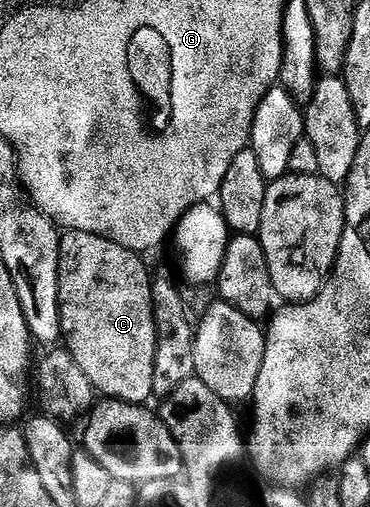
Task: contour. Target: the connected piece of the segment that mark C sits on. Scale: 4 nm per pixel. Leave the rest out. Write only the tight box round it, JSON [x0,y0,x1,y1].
[58,229,156,405]

